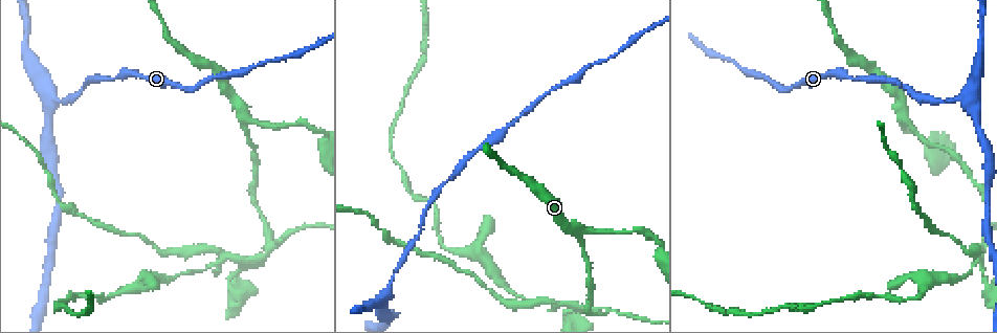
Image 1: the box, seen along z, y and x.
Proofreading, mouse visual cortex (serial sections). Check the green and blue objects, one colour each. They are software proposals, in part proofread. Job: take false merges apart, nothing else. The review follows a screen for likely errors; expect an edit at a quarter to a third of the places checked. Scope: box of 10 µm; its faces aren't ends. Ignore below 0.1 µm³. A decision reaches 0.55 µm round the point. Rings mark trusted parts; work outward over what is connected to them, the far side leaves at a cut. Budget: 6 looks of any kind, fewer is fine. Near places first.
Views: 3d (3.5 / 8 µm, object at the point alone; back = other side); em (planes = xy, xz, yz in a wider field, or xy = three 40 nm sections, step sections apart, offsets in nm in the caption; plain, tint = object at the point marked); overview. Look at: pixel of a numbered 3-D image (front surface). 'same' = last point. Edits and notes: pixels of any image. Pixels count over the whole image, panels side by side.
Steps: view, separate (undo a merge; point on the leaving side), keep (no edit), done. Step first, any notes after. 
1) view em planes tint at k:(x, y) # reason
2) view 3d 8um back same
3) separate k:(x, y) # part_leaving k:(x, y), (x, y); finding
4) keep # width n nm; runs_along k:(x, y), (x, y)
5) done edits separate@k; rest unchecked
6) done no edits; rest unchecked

view 3d 3.5um back at 1:(245, 118) # calibre changes

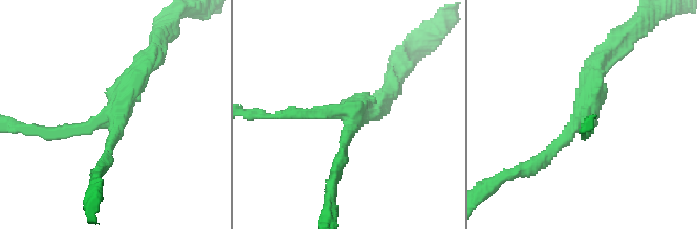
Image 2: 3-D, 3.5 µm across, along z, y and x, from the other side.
view em xy step 2 tint at 2:(582, 115)

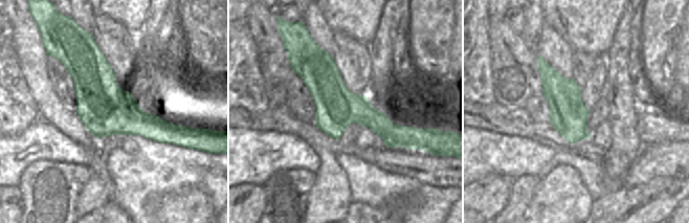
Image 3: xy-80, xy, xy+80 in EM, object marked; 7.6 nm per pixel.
view em xy step 5 tint same # cut it another way

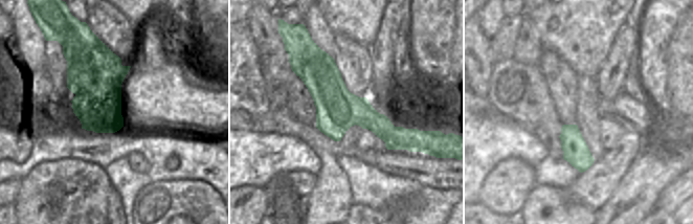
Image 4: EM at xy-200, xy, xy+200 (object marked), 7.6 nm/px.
keep # arms 3; arm_widths 150, 200, 250 nm; runs_along 2:(603, 59), (589, 107), (536, 165); one cell here

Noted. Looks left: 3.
view 3d 3.5um back at 1:(387, 289)

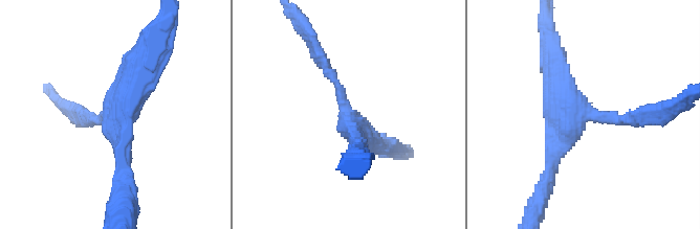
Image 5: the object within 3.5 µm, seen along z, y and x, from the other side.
view em planes plain at 5:(349, 119)

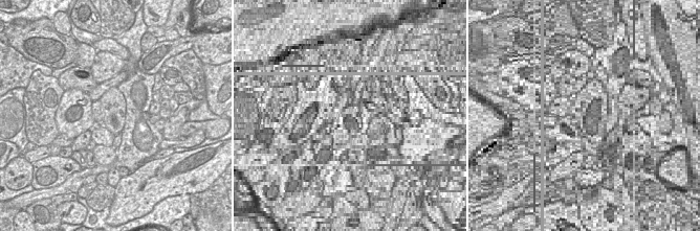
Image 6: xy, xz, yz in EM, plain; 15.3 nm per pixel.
view em planes tint same # where the object lies

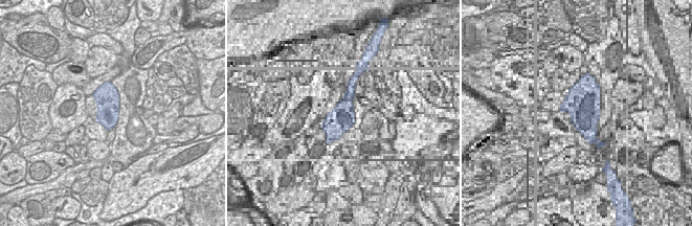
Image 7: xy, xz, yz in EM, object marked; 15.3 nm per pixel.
keep # runs_along 5:(639, 116), (578, 116), (548, 178); one cell here

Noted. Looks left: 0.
done no edits; rest unchecked

